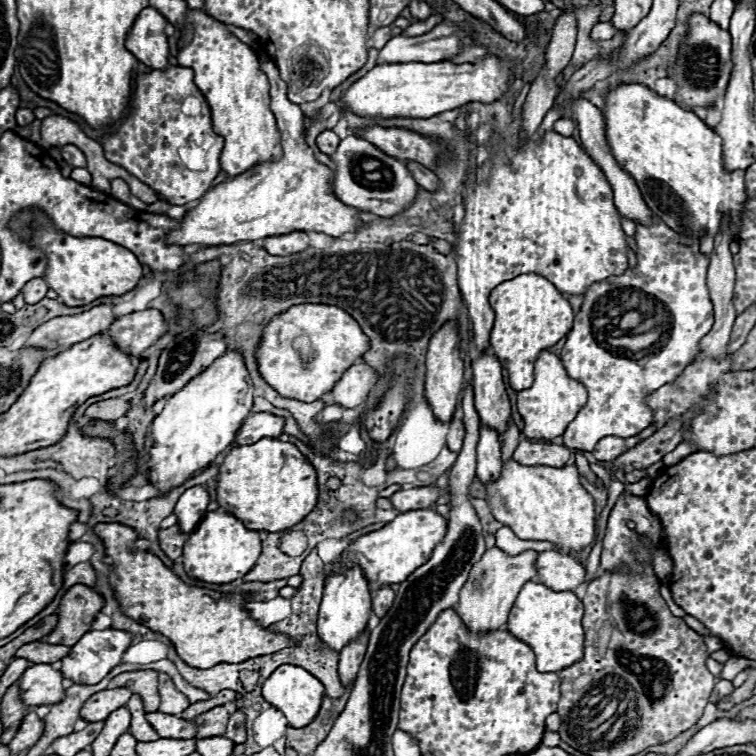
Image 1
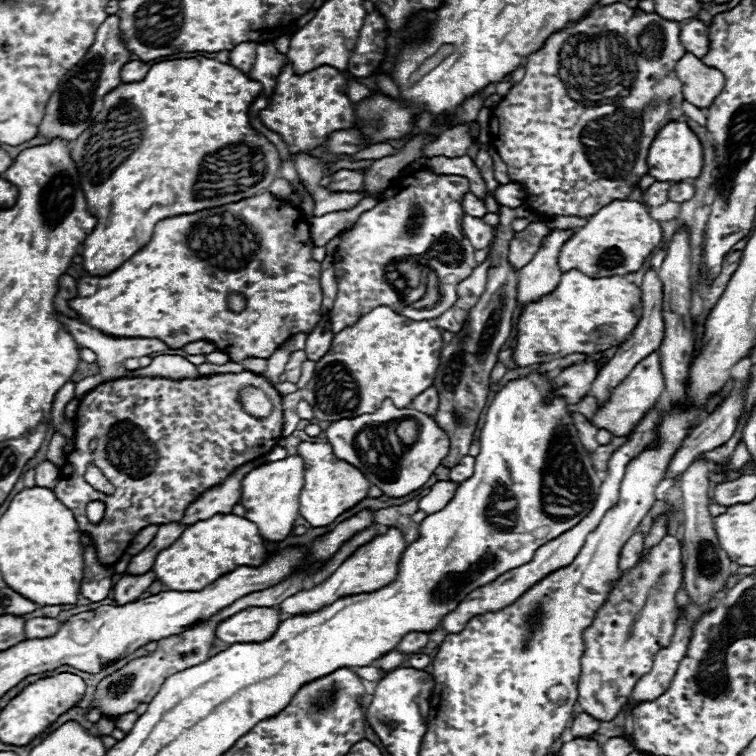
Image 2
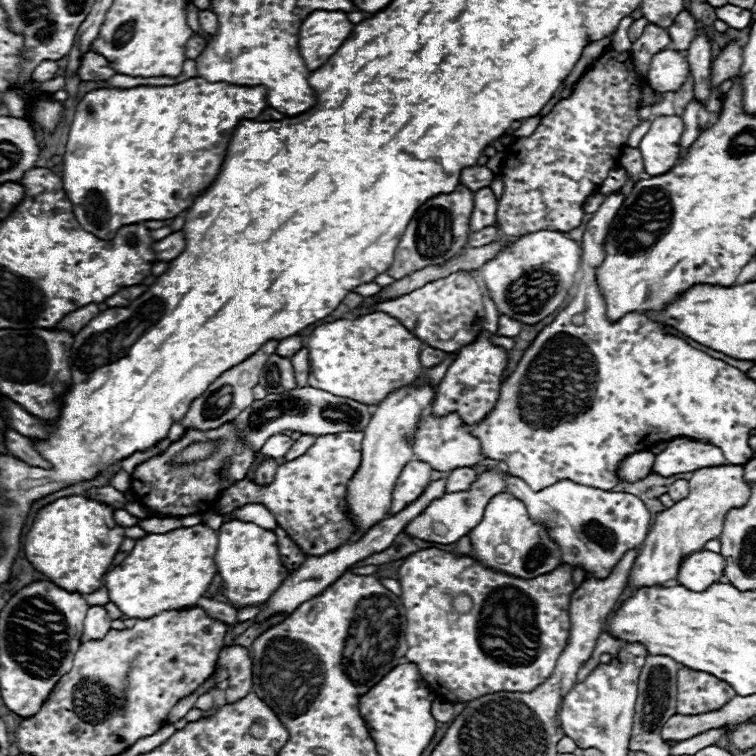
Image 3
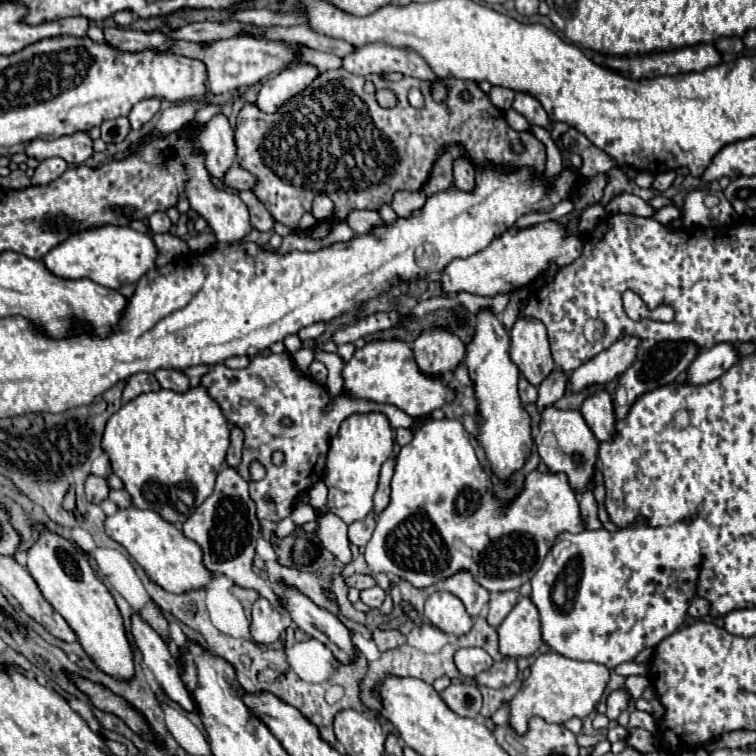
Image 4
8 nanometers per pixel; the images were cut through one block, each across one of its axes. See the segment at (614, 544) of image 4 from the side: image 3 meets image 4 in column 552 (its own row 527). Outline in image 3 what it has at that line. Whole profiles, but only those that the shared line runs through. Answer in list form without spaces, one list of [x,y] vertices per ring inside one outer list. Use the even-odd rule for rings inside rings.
[[[508,476],[508,492],[526,504],[532,520],[548,520],[542,524],[560,548],[560,564],[568,564],[572,568],[580,566],[586,576],[600,580],[608,578],[628,550],[640,548],[650,532],[650,510],[638,496],[628,492],[600,490],[572,480],[560,480],[534,492],[516,476]]]

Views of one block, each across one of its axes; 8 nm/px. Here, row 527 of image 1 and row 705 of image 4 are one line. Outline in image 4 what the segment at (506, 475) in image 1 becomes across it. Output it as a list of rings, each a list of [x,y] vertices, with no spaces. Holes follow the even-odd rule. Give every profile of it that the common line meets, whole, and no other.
[[[556,652],[540,654],[530,668],[530,676],[522,682],[520,692],[508,702],[508,708],[510,708],[508,726],[514,732],[520,732],[520,736],[524,736],[524,732],[528,732],[528,722],[534,716],[542,716],[550,724],[552,722],[564,724],[570,718],[584,718],[590,712],[594,712],[608,684],[608,676],[610,676],[610,670],[596,662],[570,660]]]

